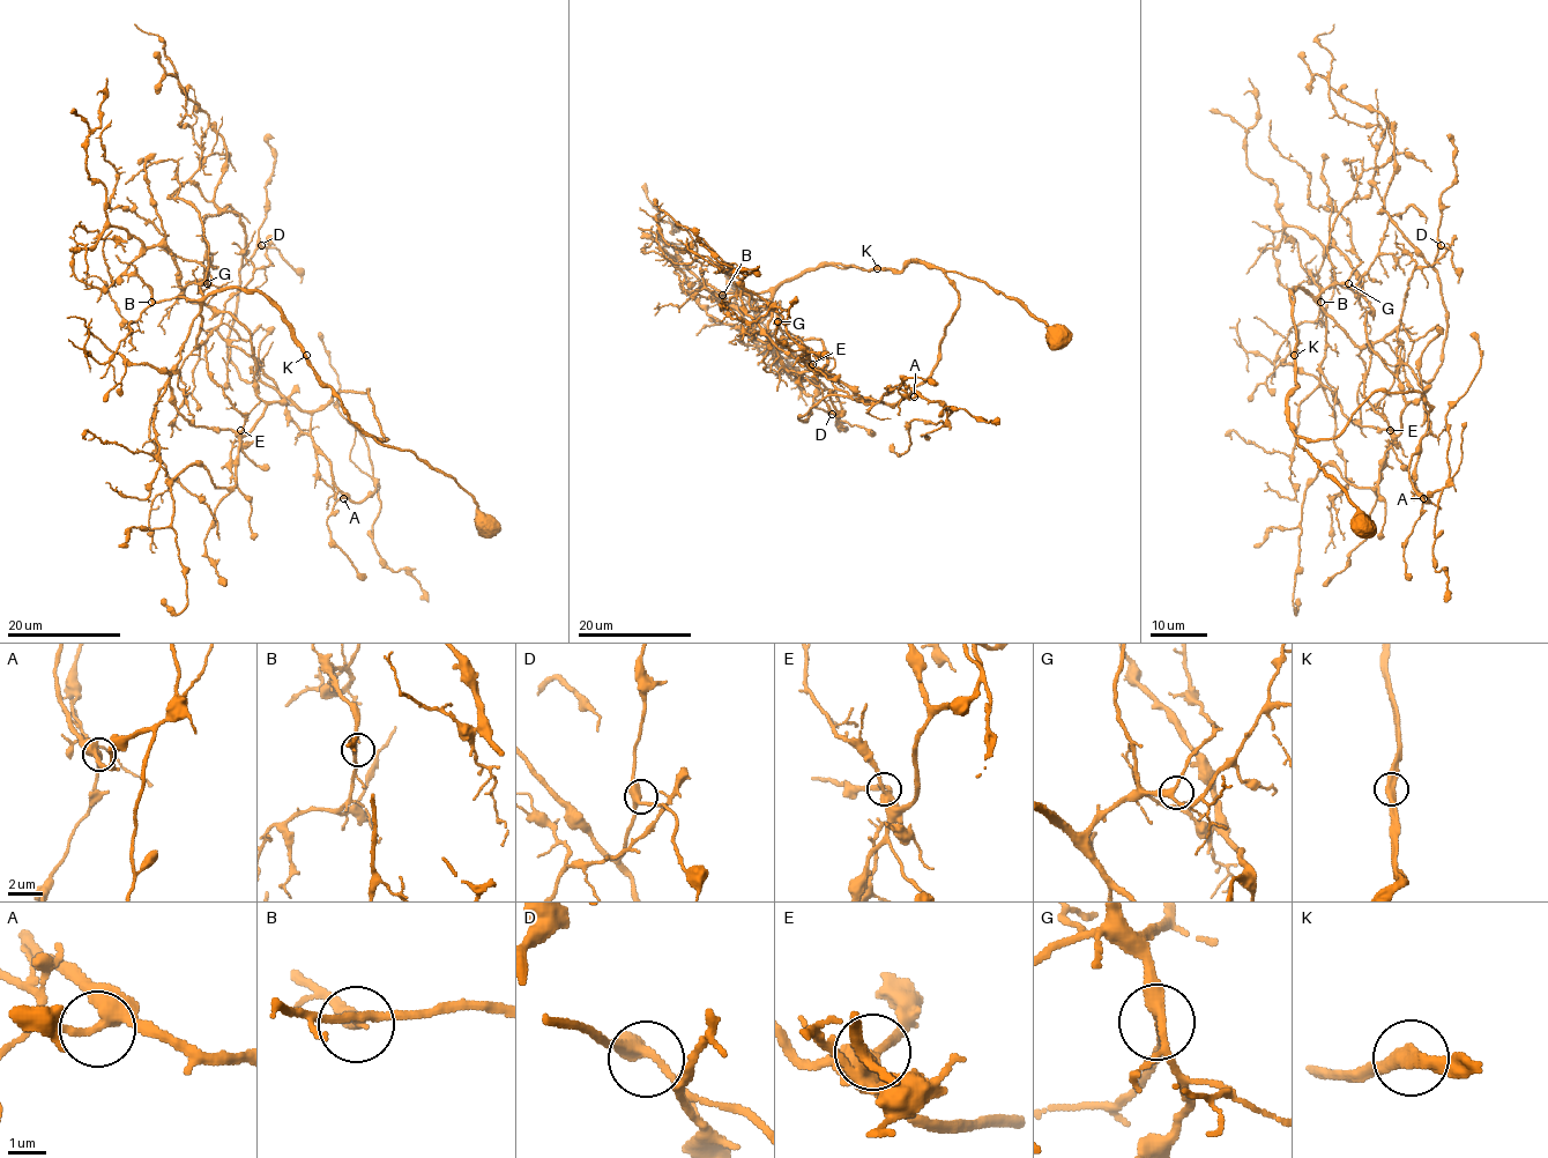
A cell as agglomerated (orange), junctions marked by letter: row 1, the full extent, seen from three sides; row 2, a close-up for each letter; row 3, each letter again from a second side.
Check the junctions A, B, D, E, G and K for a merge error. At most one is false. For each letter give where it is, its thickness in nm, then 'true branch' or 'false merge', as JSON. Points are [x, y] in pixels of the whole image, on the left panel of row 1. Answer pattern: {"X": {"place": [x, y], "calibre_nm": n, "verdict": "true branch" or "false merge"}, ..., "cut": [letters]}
{"A": {"place": [343, 498], "calibre_nm": 300, "verdict": "true branch"}, "B": {"place": [151, 302], "calibre_nm": 240, "verdict": "true branch"}, "D": {"place": [261, 245], "calibre_nm": 360, "verdict": "true branch"}, "E": {"place": [240, 430], "calibre_nm": 380, "verdict": "true branch"}, "G": {"place": [207, 283], "calibre_nm": 280, "verdict": "true branch"}, "K": {"place": [306, 355], "calibre_nm": 360, "verdict": "true branch"}, "cut": []}

